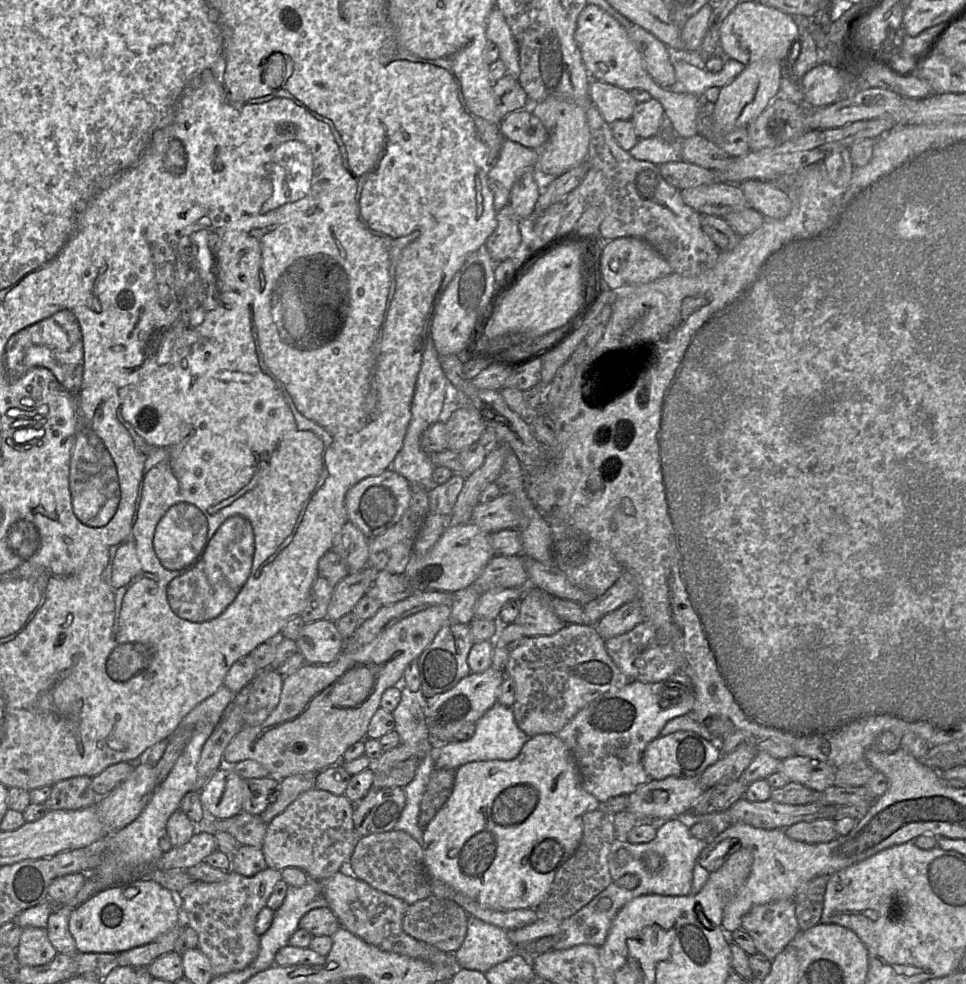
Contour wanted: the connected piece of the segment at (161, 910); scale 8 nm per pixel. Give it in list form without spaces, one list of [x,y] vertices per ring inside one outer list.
[[[151,879],[114,885],[72,909],[69,931],[79,953],[120,954],[156,940],[174,927],[181,907],[177,895]]]

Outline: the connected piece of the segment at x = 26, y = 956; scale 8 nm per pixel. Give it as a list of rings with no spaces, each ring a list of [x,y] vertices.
[[[28,927],[21,931],[17,961],[25,966],[42,966],[58,954],[51,944],[46,929]]]

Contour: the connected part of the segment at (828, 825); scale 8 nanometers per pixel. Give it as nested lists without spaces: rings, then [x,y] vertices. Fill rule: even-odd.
[[[830,818],[801,821],[786,828],[785,833],[791,839],[808,844],[826,843],[838,836],[835,823],[836,821]]]

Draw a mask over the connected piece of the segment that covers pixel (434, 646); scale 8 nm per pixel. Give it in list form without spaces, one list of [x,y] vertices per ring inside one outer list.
[[[448,621],[436,634],[431,644],[418,657],[421,694],[424,699],[433,698],[453,688],[471,671],[468,655],[473,645],[470,625]]]

